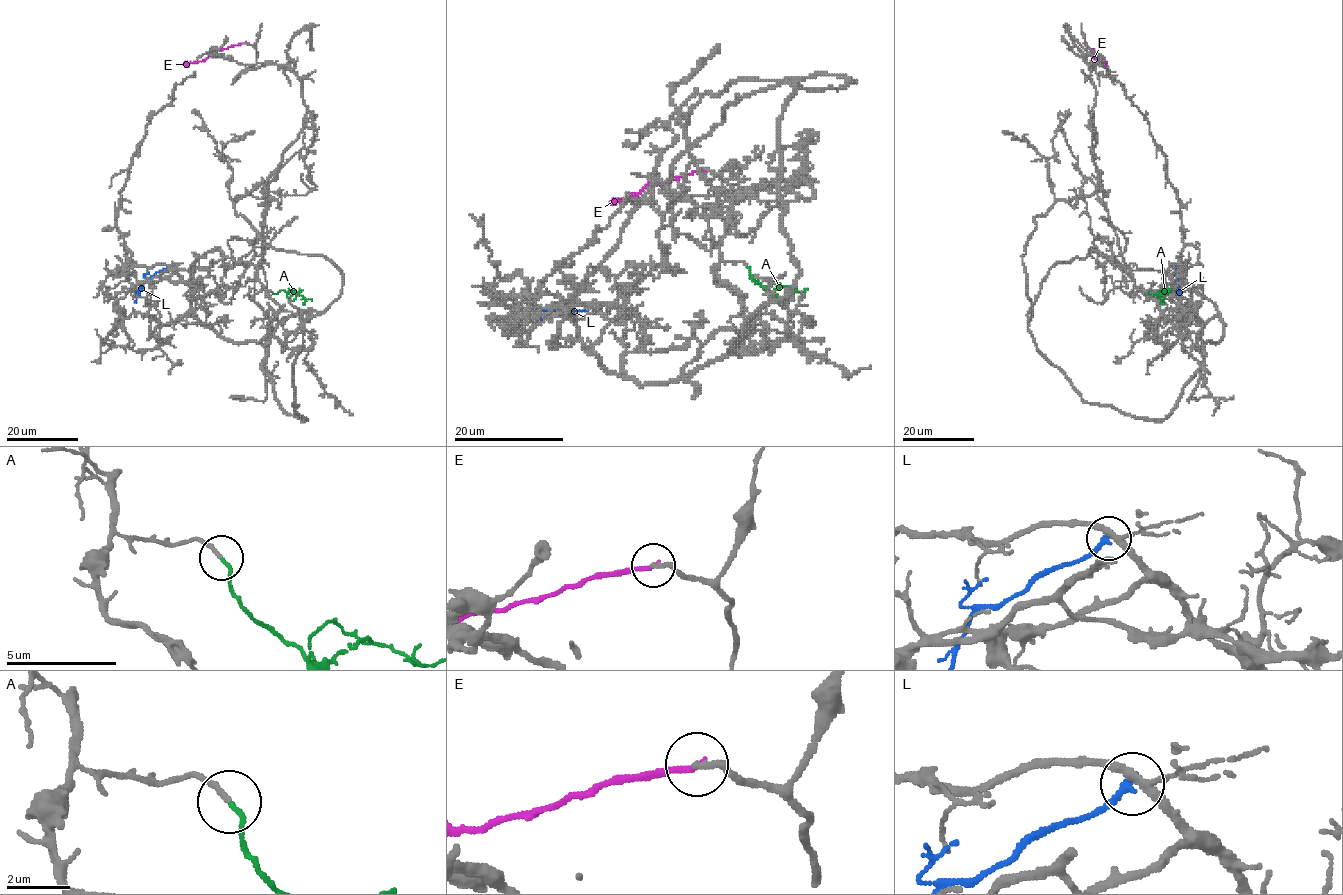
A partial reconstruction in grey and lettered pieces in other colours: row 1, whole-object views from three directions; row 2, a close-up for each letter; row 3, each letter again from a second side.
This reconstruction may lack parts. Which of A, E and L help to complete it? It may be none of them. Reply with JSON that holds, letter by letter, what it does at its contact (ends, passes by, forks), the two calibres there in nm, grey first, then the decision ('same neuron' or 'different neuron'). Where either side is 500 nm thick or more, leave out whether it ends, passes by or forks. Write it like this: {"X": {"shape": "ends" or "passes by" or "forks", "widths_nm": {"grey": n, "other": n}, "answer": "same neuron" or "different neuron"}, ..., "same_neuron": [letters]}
{"A": {"shape": "ends", "widths_nm": {"grey": 170, "other": 140}, "answer": "same neuron"}, "E": {"shape": "ends", "widths_nm": {"grey": 220, "other": 200}, "answer": "different neuron"}, "L": {"shape": "ends", "widths_nm": {"grey": 200, "other": 240}, "answer": "different neuron"}, "same_neuron": ["A"]}

